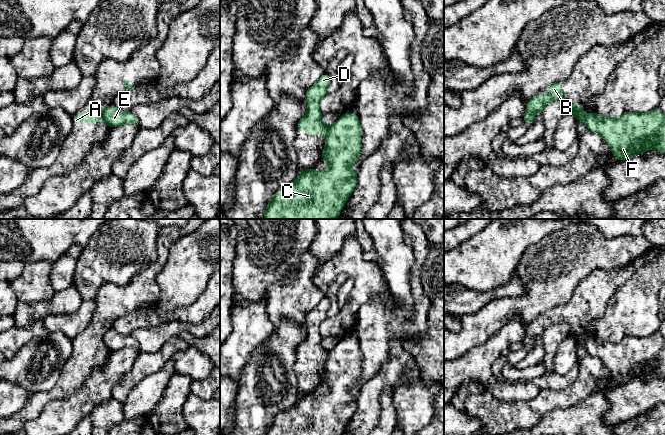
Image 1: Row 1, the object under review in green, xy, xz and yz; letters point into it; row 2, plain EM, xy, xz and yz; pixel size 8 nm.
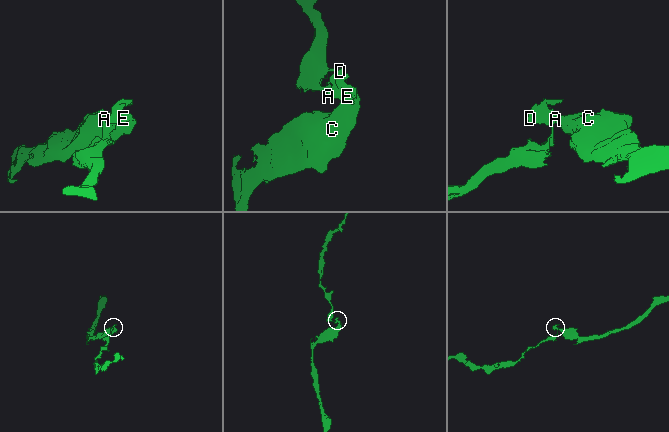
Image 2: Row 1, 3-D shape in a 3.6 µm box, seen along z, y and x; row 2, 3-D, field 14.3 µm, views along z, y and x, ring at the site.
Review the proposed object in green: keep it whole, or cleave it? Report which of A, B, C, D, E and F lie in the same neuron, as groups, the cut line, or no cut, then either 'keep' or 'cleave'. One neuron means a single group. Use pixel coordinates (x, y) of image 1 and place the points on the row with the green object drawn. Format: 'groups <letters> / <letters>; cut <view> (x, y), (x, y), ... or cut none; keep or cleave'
groups A B D / C E F; cut xy (106, 108), (104, 120); cleave

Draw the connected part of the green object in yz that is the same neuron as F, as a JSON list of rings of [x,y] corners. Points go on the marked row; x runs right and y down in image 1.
[[[658,108],[648,113],[636,113],[626,111],[619,118],[604,117],[598,113],[584,114],[580,112],[573,113],[576,119],[583,121],[588,130],[599,134],[610,146],[612,154],[618,161],[624,161],[638,153],[645,153],[649,148],[655,148],[658,152],[665,154],[665,114]]]

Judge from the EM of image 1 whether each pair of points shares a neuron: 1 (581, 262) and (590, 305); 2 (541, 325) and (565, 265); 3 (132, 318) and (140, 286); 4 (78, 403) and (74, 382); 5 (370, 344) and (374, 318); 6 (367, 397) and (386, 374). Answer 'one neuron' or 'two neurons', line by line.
1: two neurons
2: two neurons
3: two neurons
4: two neurons
5: one neuron
6: one neuron

